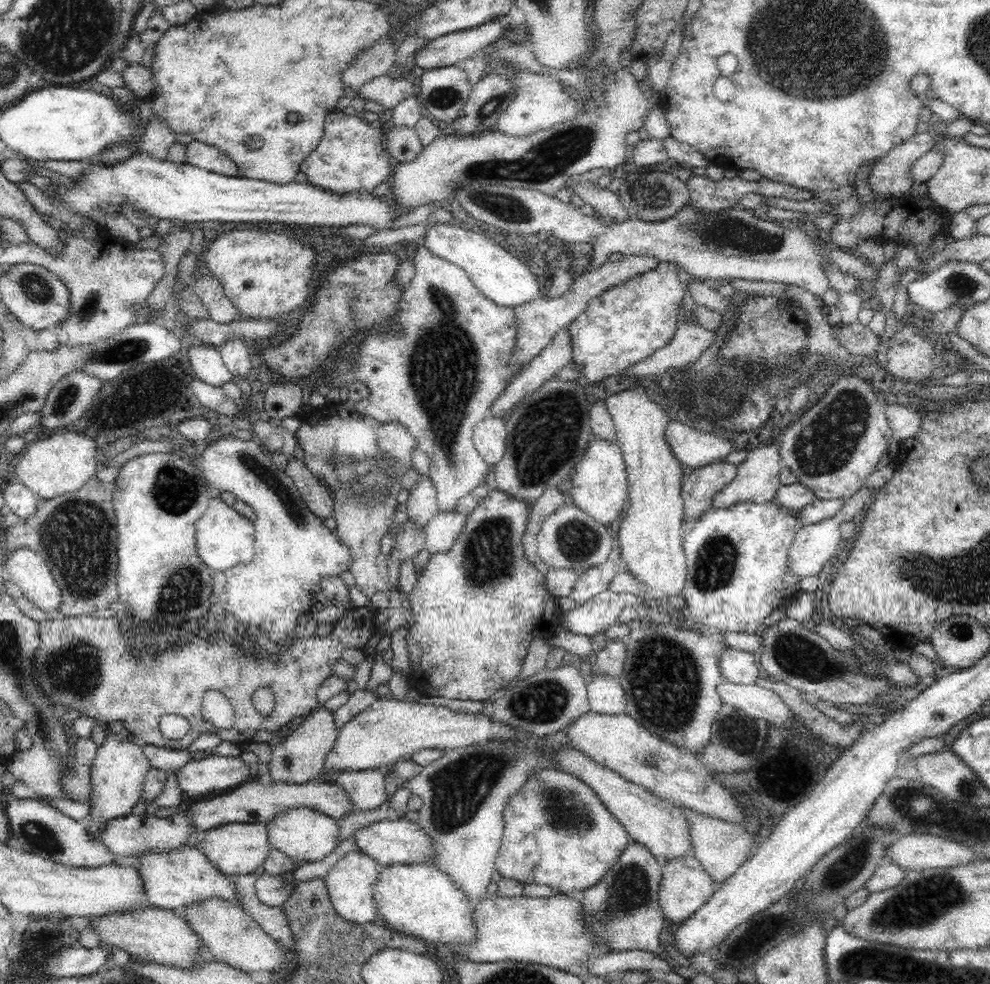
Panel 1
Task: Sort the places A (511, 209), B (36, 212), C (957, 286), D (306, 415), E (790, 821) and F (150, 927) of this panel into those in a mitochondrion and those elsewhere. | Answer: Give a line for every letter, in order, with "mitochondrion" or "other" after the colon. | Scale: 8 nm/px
A: mitochondrion
B: other
C: mitochondrion
D: other
E: other
F: other

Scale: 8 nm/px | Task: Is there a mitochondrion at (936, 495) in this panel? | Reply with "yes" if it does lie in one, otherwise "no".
no

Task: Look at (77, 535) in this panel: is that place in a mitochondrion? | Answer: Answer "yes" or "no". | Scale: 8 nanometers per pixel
yes

